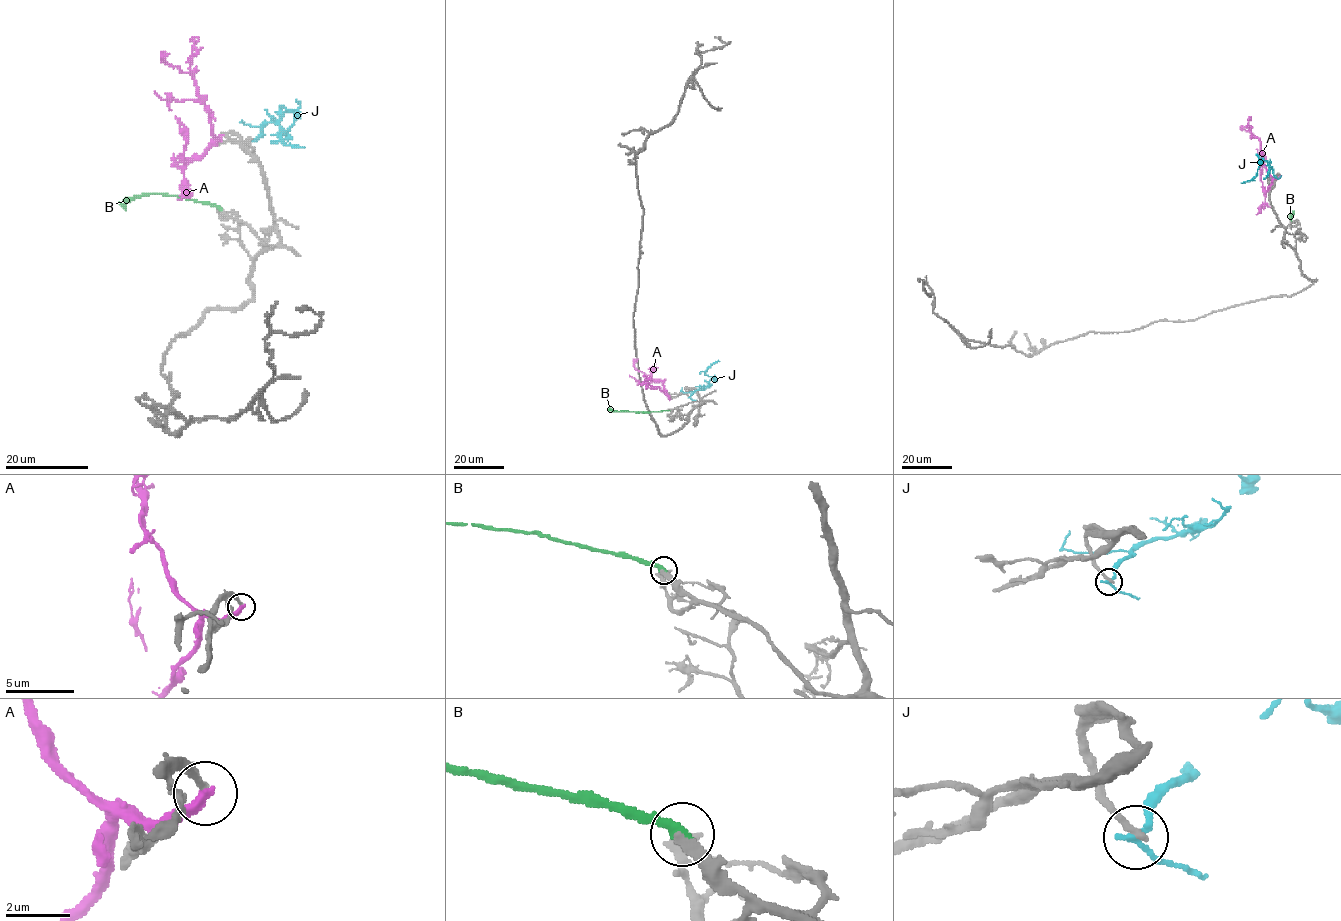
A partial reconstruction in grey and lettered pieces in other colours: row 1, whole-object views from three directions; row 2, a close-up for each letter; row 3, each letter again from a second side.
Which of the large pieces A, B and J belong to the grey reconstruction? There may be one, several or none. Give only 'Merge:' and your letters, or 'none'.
Merge: B

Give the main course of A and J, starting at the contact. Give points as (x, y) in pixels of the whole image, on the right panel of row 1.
A: (1280, 176), (1273, 178), (1268, 172), (1259, 139), (1241, 127)
J: (1278, 178), (1265, 160), (1259, 160), (1256, 175), (1242, 183)

